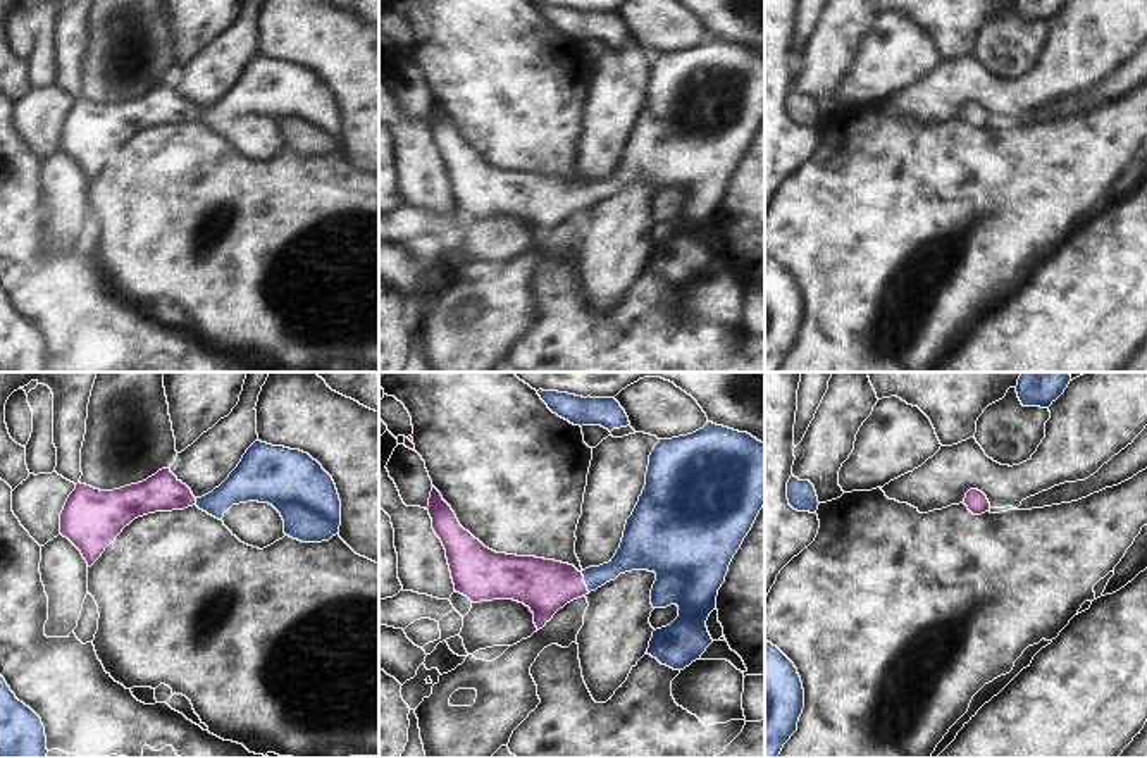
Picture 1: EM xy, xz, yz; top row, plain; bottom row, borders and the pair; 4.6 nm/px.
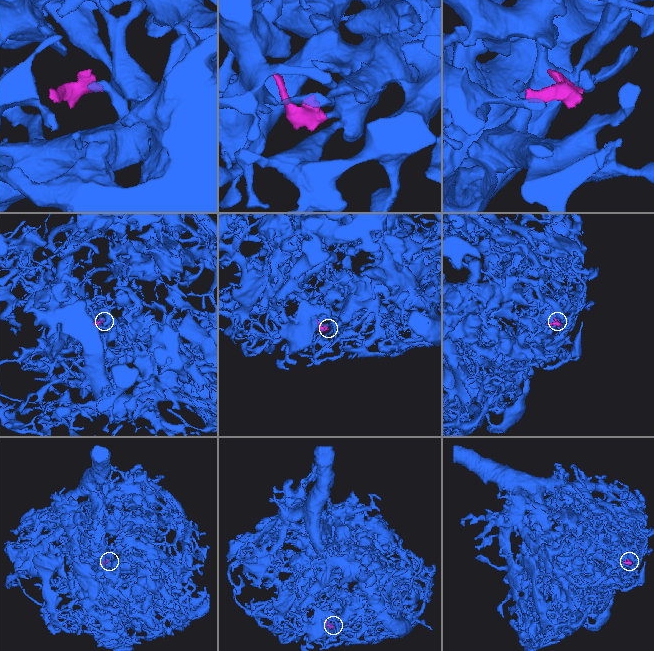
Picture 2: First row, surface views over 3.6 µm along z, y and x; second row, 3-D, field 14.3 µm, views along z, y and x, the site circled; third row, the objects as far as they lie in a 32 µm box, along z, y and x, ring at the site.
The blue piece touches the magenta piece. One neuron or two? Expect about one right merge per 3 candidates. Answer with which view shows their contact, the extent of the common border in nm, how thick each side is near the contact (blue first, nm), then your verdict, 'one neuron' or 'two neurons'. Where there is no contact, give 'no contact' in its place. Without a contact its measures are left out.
meets blue in xz; contact 100 nm long; 140 nm thick on the blue side, 240 nm on the other; one neuron

